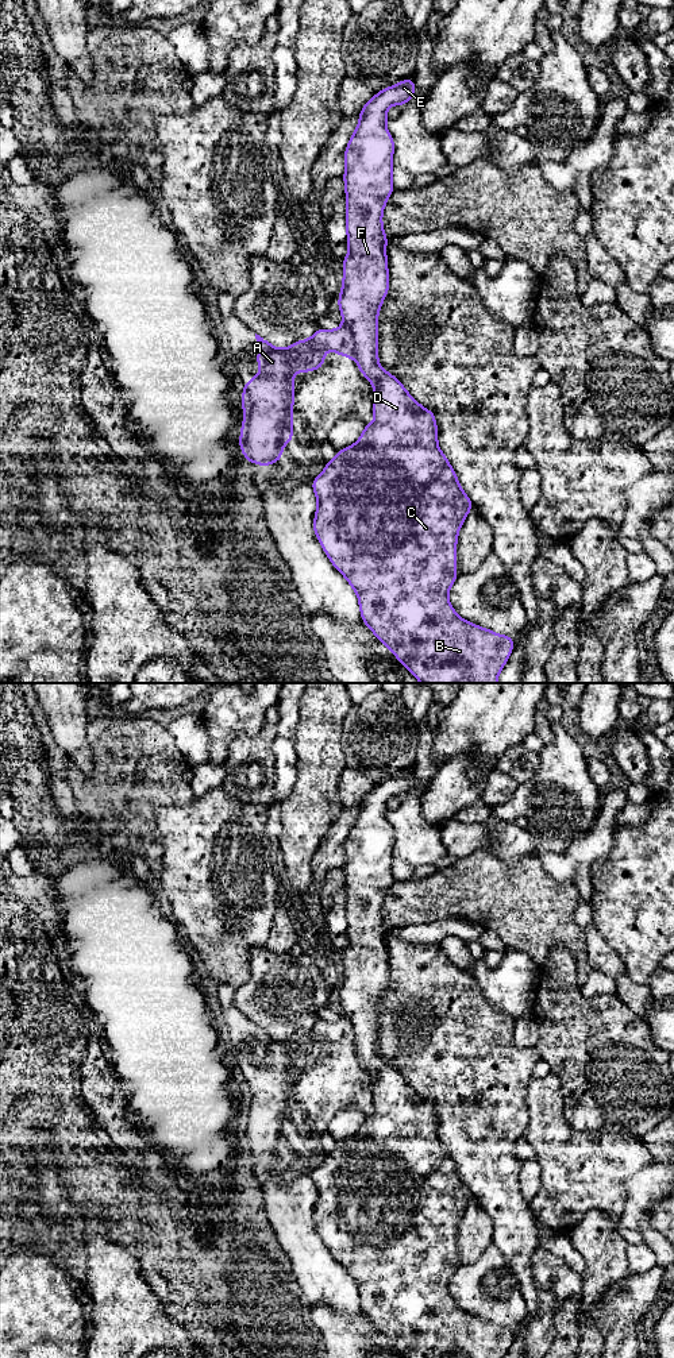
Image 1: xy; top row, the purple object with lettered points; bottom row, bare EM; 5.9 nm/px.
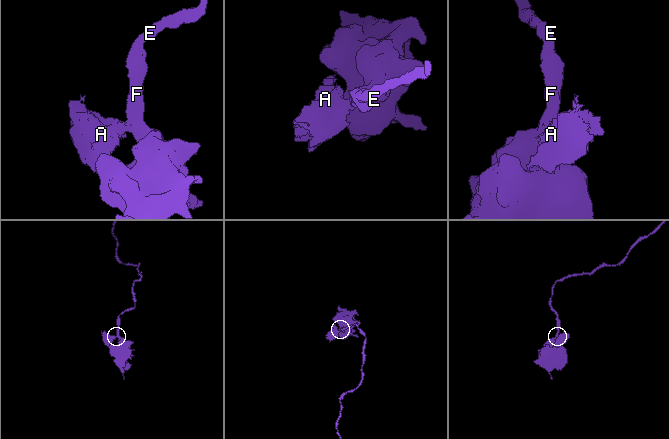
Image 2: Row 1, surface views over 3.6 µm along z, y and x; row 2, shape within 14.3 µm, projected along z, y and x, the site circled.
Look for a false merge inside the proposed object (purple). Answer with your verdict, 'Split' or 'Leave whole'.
Split

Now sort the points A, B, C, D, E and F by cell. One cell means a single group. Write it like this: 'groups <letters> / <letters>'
groups A / B C D E F

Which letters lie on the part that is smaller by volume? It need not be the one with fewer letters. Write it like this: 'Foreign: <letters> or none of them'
Foreign: A

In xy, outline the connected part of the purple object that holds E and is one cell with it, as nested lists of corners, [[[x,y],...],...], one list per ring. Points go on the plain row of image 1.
[[[407,769],[375,784],[361,800],[359,814],[344,841],[346,863],[342,869],[346,876],[348,945],[342,952],[343,973],[336,995],[343,1015],[353,1026],[358,1060],[374,1079],[374,1112],[365,1116],[355,1135],[338,1142],[335,1150],[327,1153],[324,1162],[312,1172],[317,1189],[313,1222],[330,1253],[357,1284],[362,1312],[404,1358],[504,1358],[513,1342],[513,1328],[461,1309],[448,1293],[448,1282],[458,1268],[458,1223],[473,1195],[438,1137],[435,1104],[423,1099],[394,1066],[378,1056],[377,1008],[389,983],[388,929],[382,918],[382,903],[388,888],[394,883],[394,832],[386,821],[386,802],[390,796],[409,794],[415,779],[415,772]]]

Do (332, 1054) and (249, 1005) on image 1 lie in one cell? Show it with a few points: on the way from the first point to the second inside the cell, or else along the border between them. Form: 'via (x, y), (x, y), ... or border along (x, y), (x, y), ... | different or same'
border along (318, 1019), (287, 1038), (274, 1038), (265, 1030) | different

